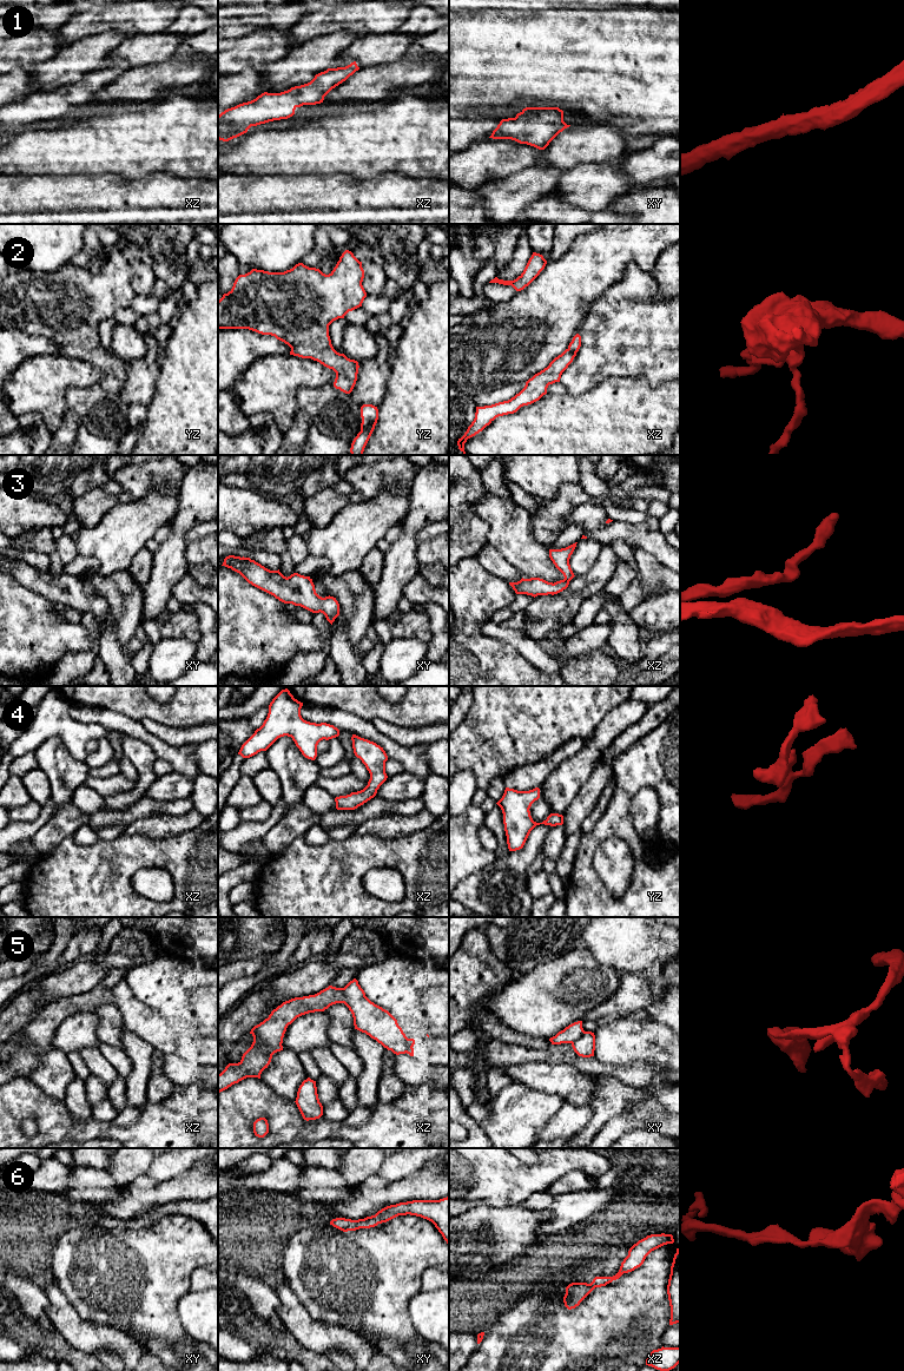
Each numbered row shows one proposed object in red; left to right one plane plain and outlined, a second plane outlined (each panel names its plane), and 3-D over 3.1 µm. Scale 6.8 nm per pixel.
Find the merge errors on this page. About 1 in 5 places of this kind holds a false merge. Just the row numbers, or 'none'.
5

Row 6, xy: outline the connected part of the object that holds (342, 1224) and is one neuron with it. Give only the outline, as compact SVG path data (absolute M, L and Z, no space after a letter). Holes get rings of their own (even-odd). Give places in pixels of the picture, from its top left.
M449 1197L440 1200L413 1200L400 1202L387 1206L375 1215L364 1219L351 1220L336 1218L330 1221L330 1225L343 1232L348 1232L375 1227L378 1224L387 1222L398 1215L407 1214L421 1217L431 1221L449 1245Z

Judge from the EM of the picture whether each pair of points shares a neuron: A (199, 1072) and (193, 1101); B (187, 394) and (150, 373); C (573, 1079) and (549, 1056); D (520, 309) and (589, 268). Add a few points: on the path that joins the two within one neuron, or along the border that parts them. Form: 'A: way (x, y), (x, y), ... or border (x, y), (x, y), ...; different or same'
A: border (176, 1085), (205, 1086); different
B: border (160, 368), (154, 386), (154, 394), (149, 403); different
C: border (529, 1061), (565, 1062), (574, 1066), (582, 1073); different
D: way (538, 309), (547, 309), (572, 284); same

